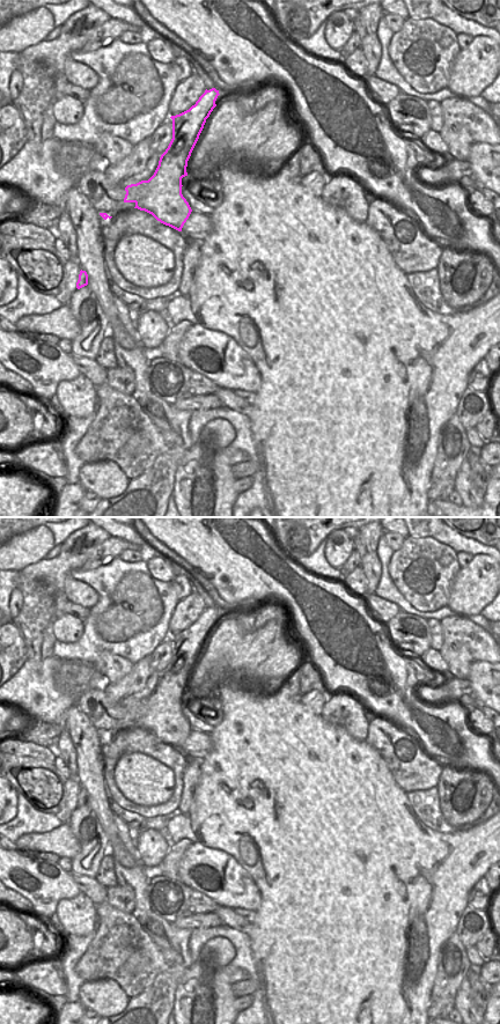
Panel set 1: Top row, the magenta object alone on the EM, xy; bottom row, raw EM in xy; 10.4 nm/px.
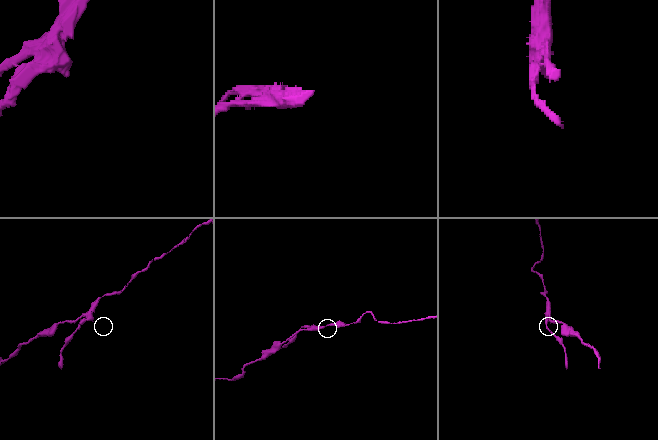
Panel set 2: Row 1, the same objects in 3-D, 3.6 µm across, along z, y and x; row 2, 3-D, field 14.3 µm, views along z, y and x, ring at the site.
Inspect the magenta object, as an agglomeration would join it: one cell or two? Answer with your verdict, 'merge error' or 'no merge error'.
merge error

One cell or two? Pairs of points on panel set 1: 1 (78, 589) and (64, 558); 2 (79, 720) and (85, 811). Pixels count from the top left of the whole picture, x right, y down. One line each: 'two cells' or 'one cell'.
1: two cells
2: two cells

